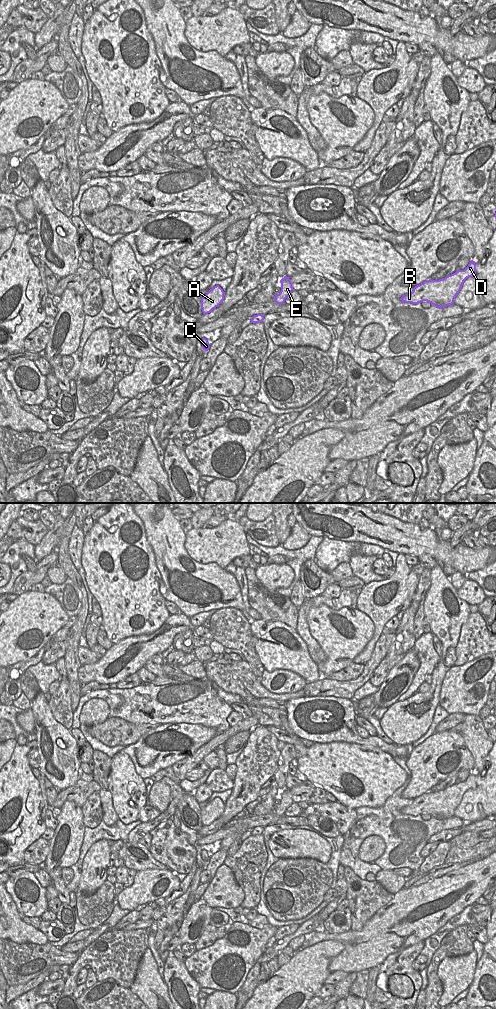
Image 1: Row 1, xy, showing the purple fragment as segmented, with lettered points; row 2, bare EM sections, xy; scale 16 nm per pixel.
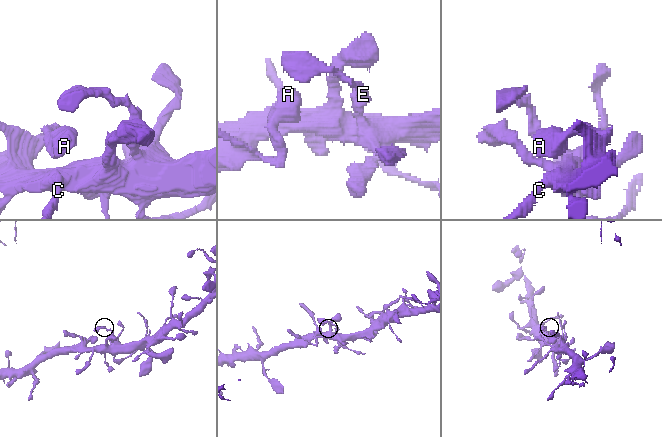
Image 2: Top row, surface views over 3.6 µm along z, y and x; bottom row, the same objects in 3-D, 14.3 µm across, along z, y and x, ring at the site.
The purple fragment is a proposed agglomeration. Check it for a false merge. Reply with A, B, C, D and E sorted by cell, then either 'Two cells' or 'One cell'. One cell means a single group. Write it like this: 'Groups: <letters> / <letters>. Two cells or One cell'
Groups: A B C D E. One cell.

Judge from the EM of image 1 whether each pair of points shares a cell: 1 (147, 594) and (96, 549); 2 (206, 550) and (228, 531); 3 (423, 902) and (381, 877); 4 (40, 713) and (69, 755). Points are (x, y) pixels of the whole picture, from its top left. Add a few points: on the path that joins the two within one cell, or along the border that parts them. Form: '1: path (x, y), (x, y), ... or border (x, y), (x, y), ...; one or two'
1: path (132, 583), (121, 572), (118, 560), (111, 553); one
2: path (211, 546), (223, 536); one
3: border (403, 887), (393, 895); two
4: path (50, 723), (69, 742), (69, 745); one

